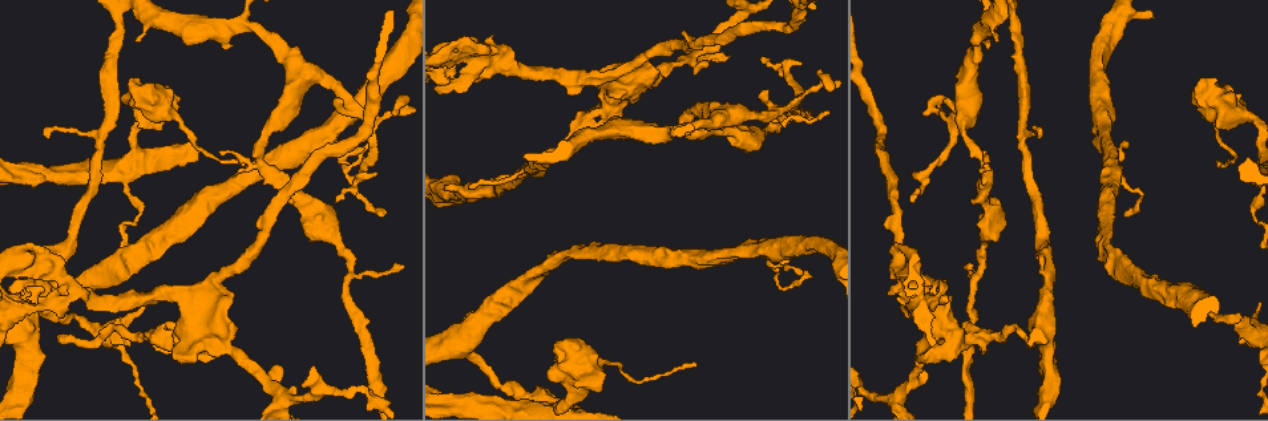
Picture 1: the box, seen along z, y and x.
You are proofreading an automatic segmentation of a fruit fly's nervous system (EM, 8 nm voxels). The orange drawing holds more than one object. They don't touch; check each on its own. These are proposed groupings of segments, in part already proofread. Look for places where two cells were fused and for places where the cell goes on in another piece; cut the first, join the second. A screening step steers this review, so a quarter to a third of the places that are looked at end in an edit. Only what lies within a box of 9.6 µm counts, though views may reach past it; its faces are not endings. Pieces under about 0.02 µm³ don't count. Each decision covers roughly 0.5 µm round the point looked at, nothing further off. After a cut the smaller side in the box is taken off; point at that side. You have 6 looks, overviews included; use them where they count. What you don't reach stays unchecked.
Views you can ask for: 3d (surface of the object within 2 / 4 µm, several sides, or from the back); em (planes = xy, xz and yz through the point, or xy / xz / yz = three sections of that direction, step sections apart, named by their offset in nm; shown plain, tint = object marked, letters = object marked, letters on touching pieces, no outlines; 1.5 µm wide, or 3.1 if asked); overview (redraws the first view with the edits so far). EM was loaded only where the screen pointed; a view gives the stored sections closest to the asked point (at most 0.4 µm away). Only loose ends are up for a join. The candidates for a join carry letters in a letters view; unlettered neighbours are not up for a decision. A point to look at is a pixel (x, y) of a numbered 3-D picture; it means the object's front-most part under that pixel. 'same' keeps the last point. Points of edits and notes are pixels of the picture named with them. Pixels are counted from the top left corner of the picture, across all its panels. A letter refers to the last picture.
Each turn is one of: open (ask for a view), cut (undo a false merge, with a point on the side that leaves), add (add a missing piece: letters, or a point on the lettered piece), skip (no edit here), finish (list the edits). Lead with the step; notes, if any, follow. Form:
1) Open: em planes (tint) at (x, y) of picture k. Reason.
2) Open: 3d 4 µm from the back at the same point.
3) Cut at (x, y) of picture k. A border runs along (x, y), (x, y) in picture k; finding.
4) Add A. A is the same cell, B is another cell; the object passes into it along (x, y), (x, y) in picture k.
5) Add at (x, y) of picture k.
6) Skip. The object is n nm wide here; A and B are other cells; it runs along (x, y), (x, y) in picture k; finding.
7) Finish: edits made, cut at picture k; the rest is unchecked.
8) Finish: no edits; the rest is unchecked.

Open: 3d 4 µm at (471, 185) of picture 1. Thin end.

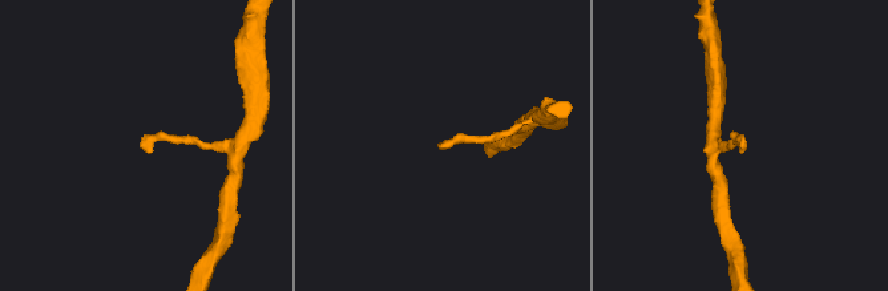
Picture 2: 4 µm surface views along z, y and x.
Open: em planes (letters) at (740, 150) of picture 2.

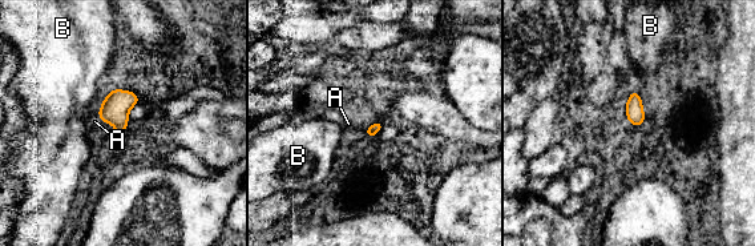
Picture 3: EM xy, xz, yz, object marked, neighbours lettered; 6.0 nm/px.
Add A. The object is 70 nm wide here; the longest contact is with A, 80 nm; A is the same cell, B is another cell; the cell continues.

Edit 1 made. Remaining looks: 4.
Open: 3d 4 µm at (1200, 79) of picture 1.

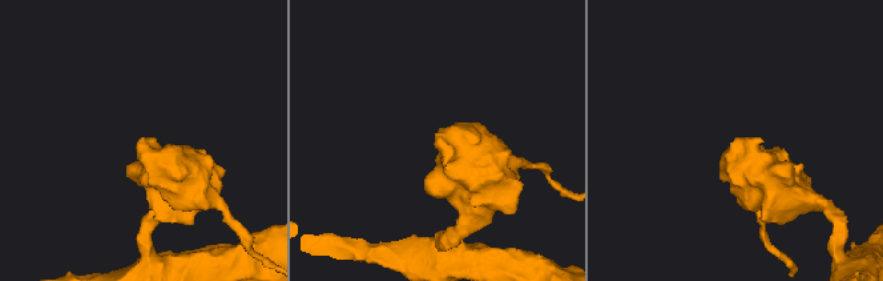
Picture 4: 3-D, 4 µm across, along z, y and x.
Open: em planes (letters) at (138, 141) of picture 4. Now the EM.

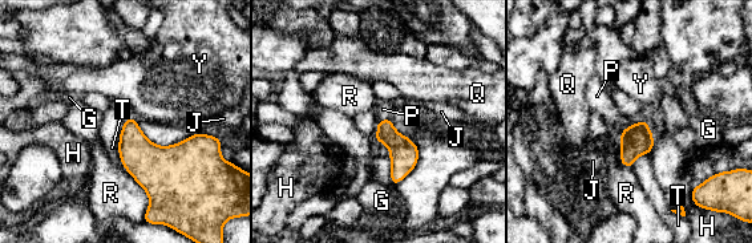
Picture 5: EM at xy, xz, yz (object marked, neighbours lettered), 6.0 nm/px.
Add P. P is the same cell, G, H, J, Q, R, T and Y are other cells; the object passes into it along (403, 152), (384, 120), (383, 109) in picture 5; it goes on there.

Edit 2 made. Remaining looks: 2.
Finish: edits made, add at picture 3, add at picture 5; the rest is unchecked.

